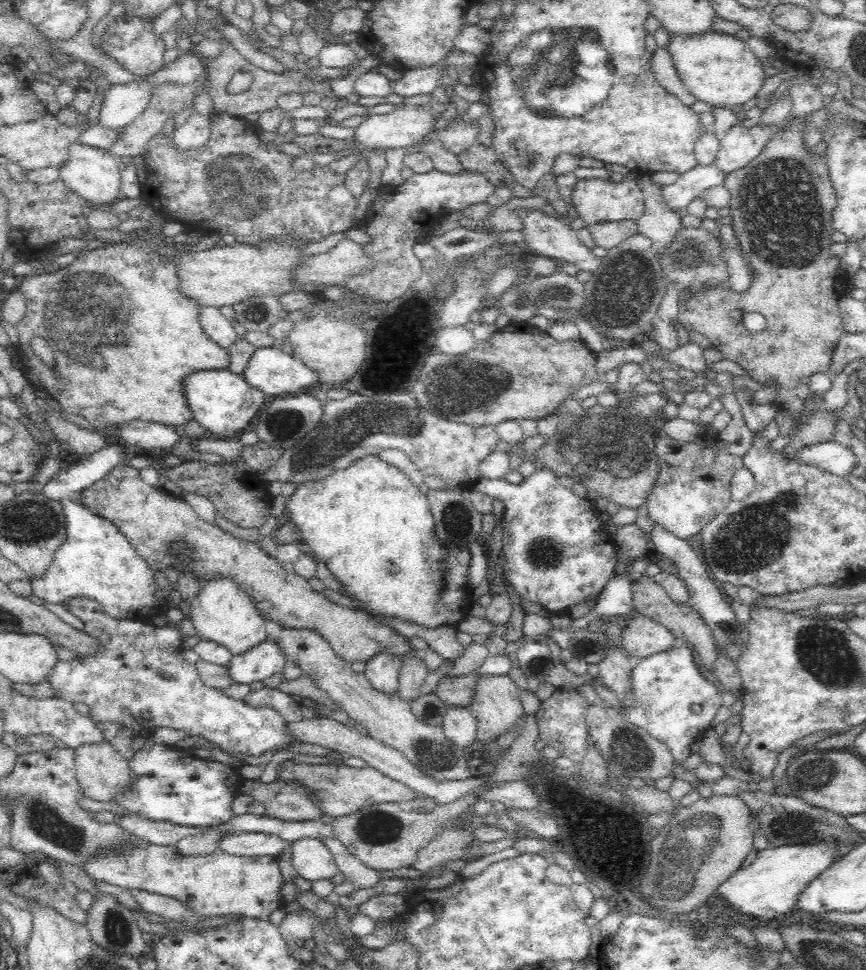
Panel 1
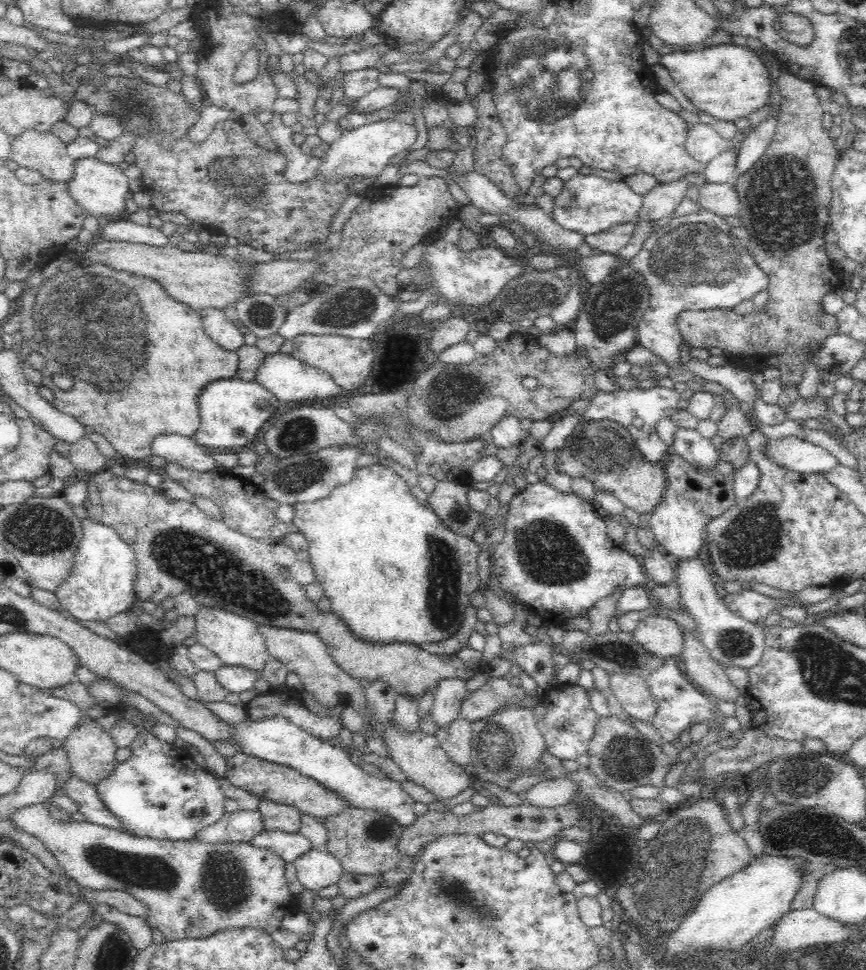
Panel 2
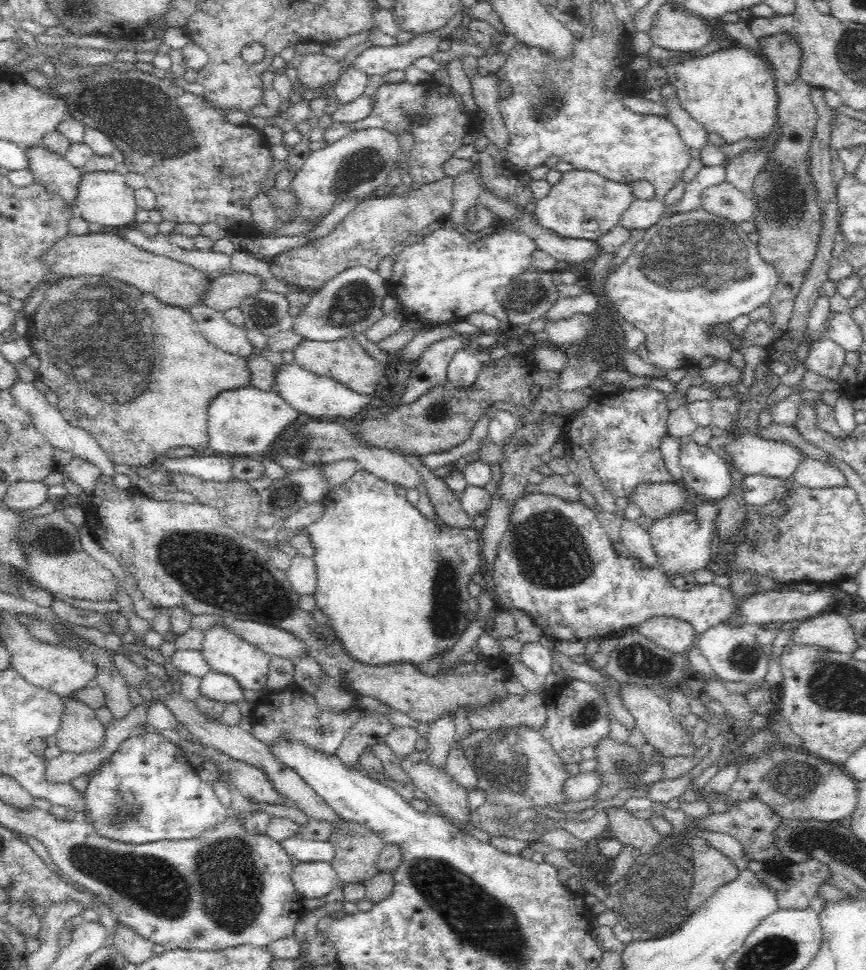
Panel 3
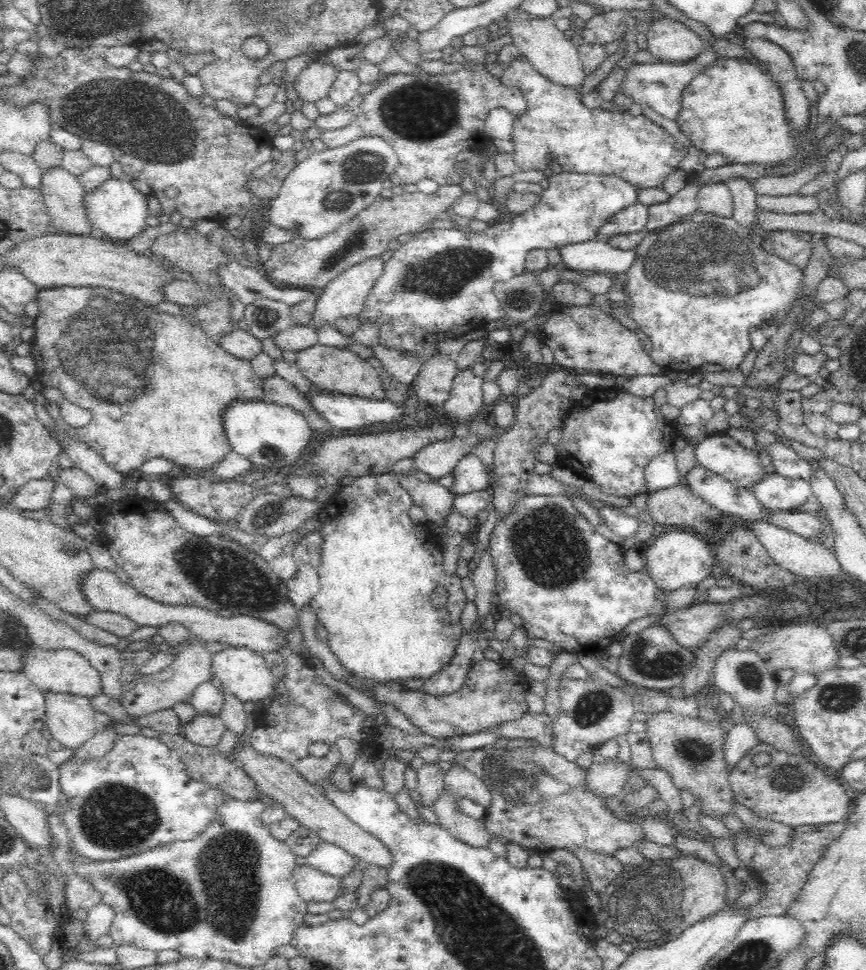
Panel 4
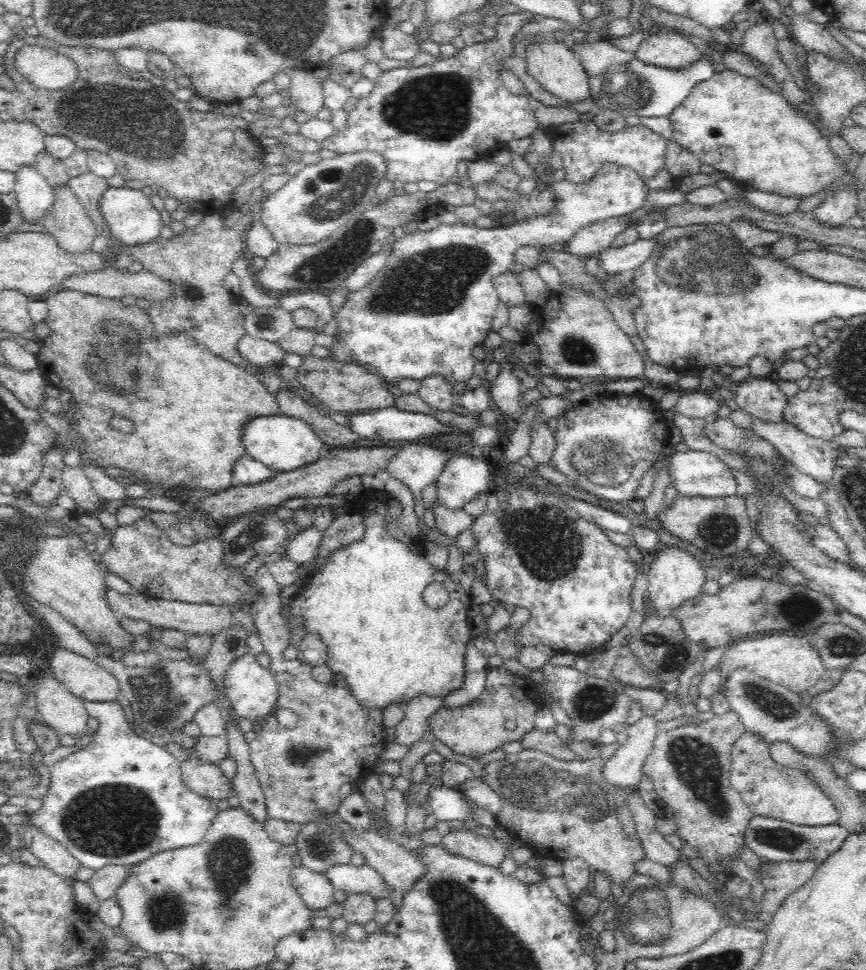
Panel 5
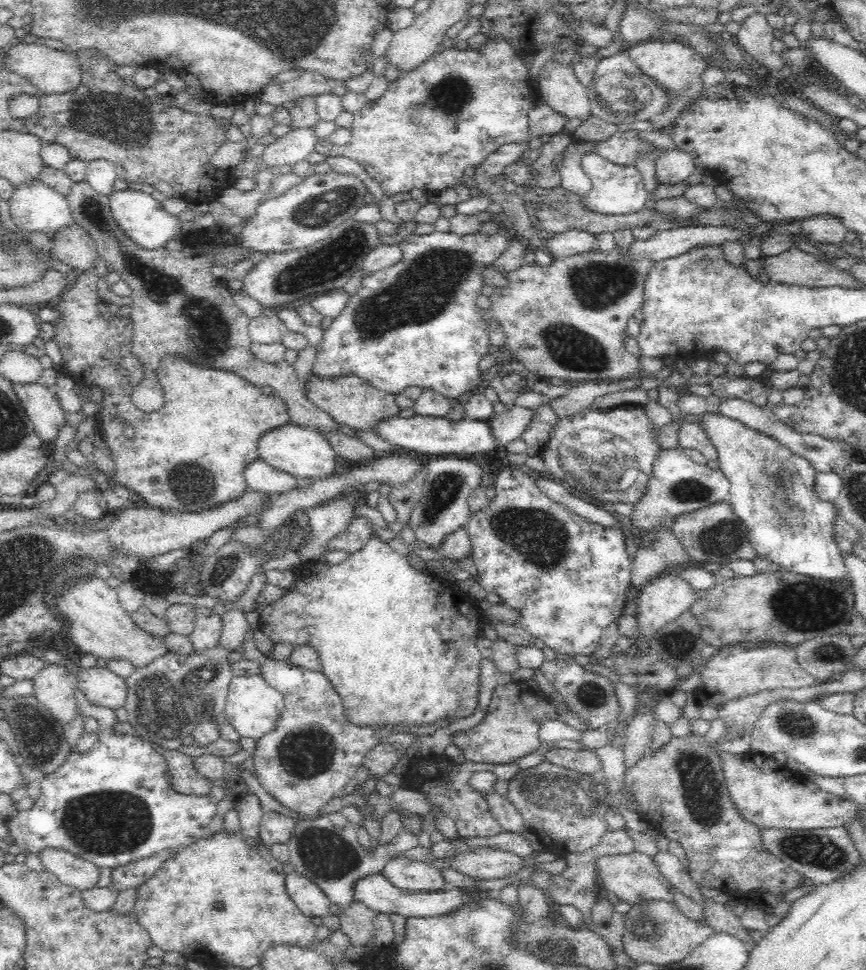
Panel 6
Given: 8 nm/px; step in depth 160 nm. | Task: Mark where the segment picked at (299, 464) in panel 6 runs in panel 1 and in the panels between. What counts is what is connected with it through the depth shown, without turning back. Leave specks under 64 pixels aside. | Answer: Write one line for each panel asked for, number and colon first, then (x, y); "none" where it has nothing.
1: (222, 402)
2: (231, 410)
3: (244, 421)
4: (271, 436)
5: (281, 442)

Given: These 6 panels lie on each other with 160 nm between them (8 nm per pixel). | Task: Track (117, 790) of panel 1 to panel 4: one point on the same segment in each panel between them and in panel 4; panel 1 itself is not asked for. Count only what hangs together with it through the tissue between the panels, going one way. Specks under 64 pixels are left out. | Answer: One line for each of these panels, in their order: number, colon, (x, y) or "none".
2: (91, 751)
3: (81, 731)
4: (71, 719)

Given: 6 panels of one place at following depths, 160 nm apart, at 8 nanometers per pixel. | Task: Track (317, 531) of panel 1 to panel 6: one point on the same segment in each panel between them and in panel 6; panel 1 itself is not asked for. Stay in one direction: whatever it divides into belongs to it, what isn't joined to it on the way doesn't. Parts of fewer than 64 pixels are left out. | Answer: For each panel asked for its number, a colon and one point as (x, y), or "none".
2: (374, 519)
3: (394, 584)
4: (378, 571)
5: (365, 601)
6: (398, 644)

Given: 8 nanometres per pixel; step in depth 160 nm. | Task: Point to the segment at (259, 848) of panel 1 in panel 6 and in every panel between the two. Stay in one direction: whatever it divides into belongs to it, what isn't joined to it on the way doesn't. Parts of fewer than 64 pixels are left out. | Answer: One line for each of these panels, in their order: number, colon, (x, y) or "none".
2: (289, 846)
3: (305, 850)
4: (328, 858)
5: (347, 877)
6: (375, 891)

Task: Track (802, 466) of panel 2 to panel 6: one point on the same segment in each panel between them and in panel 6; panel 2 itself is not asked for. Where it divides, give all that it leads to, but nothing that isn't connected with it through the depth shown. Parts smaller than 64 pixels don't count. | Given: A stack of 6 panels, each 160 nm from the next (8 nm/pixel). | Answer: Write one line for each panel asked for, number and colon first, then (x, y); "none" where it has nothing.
3: (752, 454)
4: (720, 453)
5: (695, 472)
6: (678, 484)

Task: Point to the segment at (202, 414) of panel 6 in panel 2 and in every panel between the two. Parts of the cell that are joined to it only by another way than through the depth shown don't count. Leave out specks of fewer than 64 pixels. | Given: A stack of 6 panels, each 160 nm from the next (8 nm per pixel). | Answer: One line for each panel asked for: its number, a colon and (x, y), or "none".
2: (94, 325)
3: (87, 330)
4: (156, 383)
5: (188, 406)

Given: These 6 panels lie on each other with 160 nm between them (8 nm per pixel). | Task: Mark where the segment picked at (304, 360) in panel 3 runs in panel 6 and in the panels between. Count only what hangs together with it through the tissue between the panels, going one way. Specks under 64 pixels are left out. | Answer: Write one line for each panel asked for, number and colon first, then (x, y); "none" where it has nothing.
4: (334, 369)
5: (344, 387)
6: (350, 400)

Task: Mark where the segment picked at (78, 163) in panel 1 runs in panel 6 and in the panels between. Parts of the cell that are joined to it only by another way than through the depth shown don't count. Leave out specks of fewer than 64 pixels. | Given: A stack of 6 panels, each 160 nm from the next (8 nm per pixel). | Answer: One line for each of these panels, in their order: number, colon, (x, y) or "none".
2: (99, 188)
3: (106, 198)
4: (116, 208)
5: (130, 218)
6: (142, 218)

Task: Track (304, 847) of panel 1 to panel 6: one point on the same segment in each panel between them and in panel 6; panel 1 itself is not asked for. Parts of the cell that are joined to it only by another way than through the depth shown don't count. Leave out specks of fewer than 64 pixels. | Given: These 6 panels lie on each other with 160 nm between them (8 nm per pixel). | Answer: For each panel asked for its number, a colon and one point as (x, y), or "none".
2: (316, 868)
3: (315, 879)
4: (314, 885)
5: (316, 890)
6: (309, 897)

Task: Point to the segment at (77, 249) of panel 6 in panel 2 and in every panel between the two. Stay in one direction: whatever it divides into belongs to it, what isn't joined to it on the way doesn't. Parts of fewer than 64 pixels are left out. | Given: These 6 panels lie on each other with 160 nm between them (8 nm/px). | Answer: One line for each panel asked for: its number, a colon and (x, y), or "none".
2: (44, 152)
3: (58, 176)
4: (64, 196)
5: (66, 220)

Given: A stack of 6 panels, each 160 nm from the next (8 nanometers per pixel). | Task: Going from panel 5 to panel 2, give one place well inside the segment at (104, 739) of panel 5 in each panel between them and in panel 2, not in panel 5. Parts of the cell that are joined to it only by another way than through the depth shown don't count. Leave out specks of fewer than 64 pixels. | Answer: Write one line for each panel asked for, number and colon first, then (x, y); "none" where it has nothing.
2: (159, 791)
3: (148, 791)
4: (139, 795)

